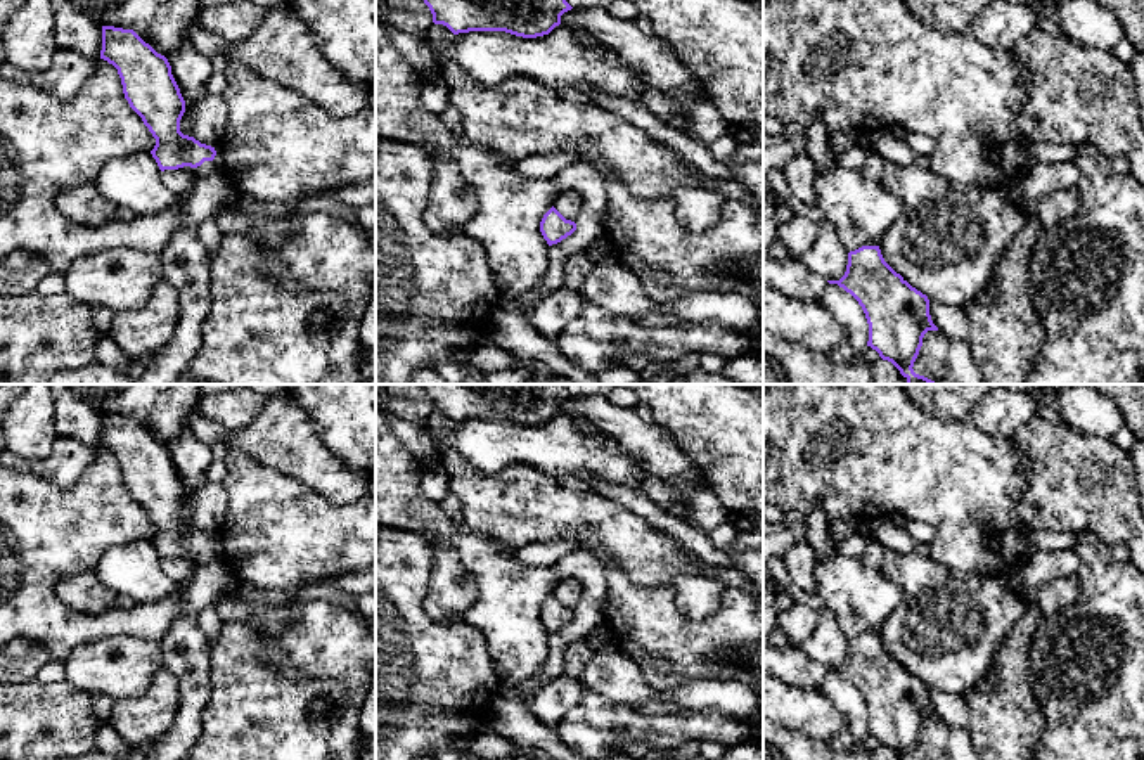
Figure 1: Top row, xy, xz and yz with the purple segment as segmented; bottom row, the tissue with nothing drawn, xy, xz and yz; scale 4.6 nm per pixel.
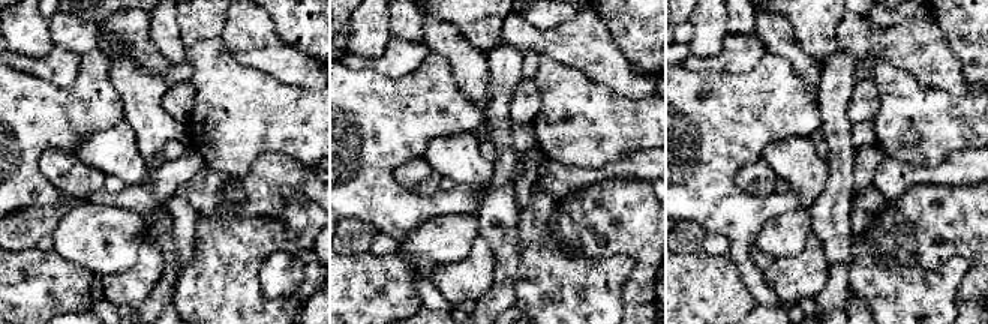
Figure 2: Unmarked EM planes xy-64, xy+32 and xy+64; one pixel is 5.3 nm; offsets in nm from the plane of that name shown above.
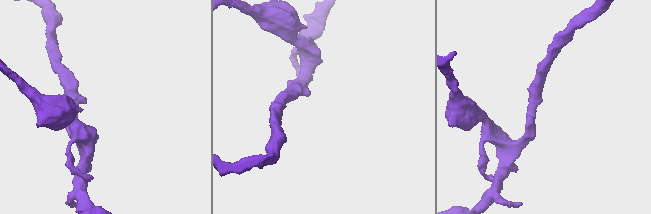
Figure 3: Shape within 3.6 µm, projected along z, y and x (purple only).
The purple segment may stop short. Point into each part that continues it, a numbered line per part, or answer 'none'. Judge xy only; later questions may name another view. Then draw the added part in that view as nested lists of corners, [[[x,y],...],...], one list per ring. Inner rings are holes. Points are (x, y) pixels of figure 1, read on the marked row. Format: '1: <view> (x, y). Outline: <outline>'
1: xy (208, 168). Outline: [[[215,147],[216,151],[216,147]],[[216,151],[216,156],[213,161],[204,161],[201,166],[194,168],[197,177],[211,177],[215,173],[222,173],[222,158]]]

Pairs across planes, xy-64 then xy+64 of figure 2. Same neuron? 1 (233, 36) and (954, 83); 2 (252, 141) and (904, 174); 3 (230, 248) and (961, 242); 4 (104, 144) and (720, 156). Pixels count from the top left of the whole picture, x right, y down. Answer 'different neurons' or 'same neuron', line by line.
1: same neuron
2: different neurons
3: different neurons
4: different neurons

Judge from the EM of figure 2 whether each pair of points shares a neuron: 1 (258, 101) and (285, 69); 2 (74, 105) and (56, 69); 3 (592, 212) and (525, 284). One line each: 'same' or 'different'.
1: different
2: different
3: different

